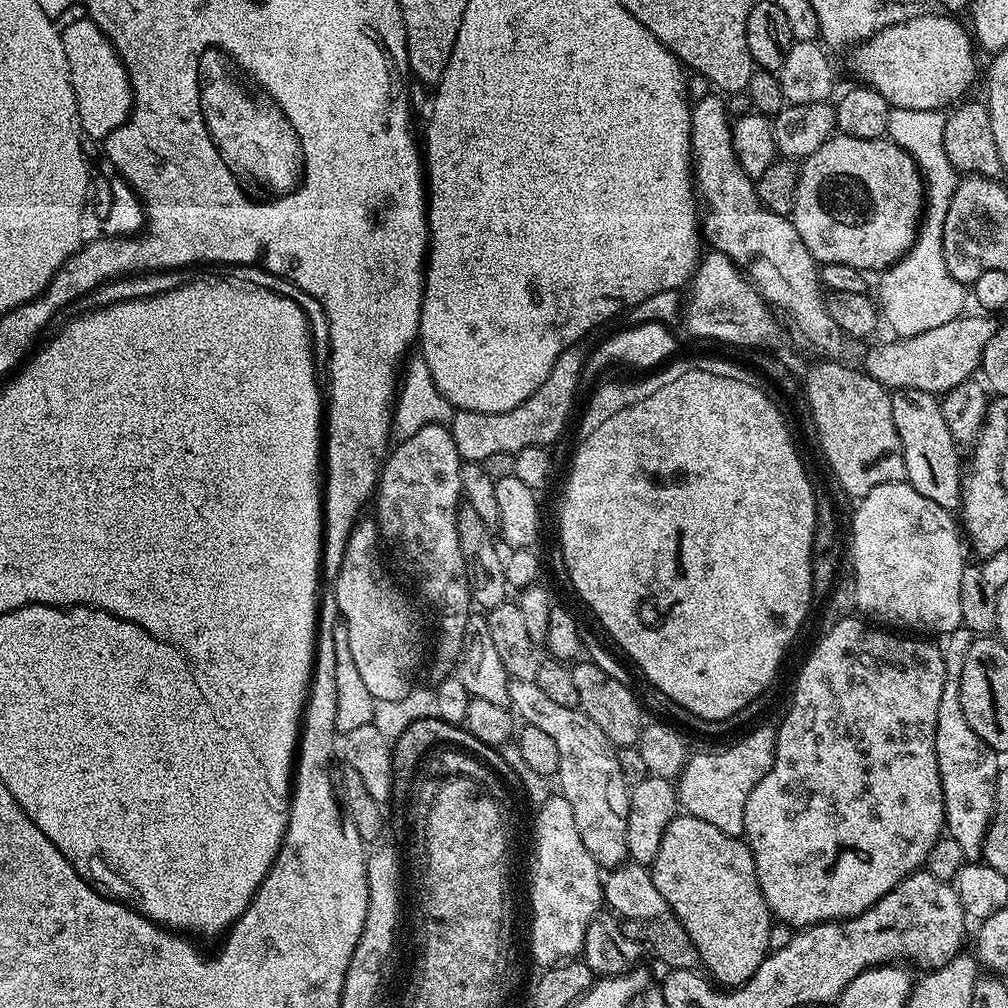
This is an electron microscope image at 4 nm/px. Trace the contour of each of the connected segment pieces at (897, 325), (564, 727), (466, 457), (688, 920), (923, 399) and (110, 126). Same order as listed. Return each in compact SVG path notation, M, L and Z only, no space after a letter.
M892 108L888 113L887 139L893 140L914 158L920 167L924 186L924 214L920 217L916 241L906 255L879 273L880 285L874 293L883 323L885 320L900 338L926 334L926 330L935 330L965 311L965 285L957 282L950 270L946 270L944 261L944 223L958 183L958 173L944 145L944 118L945 113L937 109Z
M514 680L510 682L510 705L514 709L517 717L521 716L521 721L530 726L538 726L550 738L554 739L558 747L559 770L557 779L560 780L561 788L558 788L559 795L570 802L570 810L574 810L574 823L578 825L578 835L582 838L582 843L586 850L596 859L596 863L601 869L611 870L628 860L628 846L626 844L626 830L628 815L630 814L630 785L622 774L621 763L618 762L617 749L611 744L606 734L585 712L579 707L570 708L556 704L548 697L535 680Z
M583 343L572 344L562 354L550 370L546 382L526 398L514 410L505 412L461 412L452 416L450 427L454 446L461 461L483 462L490 454L518 453L530 446L552 446L552 443L564 432L568 424L568 415L572 412L572 403L576 400L576 391L580 388L580 379L586 373L586 350Z
M677 814L670 826L666 826L666 834L662 834L662 846L658 846L658 858L654 858L650 871L658 894L666 898L668 912L679 920L686 934L690 934L690 942L694 942L698 950L703 971L717 985L743 986L768 955L774 925L773 914L758 886L756 863L747 843L741 837L722 834L718 826L702 822L702 818Z
M898 388L891 393L892 413L894 414L894 430L898 430L898 438L902 442L902 458L904 459L904 480L919 494L940 506L956 510L960 506L960 477L962 475L962 460L955 438L950 434L950 426L946 426L946 418L942 418L940 400L931 392L914 390L913 388Z
M81 17L63 25L60 37L70 65L81 133L85 137L103 140L131 116L132 88L128 72L112 41L89 17Z

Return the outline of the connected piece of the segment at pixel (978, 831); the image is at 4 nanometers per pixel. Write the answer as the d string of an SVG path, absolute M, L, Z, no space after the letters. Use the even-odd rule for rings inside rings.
M961 626L949 632L943 641L946 686L942 686L942 702L938 702L936 731L938 772L944 794L944 827L947 835L962 846L962 854L968 862L981 859L988 825L996 808L996 777L1002 771L1001 757L993 748L986 746L986 742L982 742L974 730L970 730L970 722L966 722L966 714L962 714L962 662L966 662L966 650L970 650L973 639L973 632Z

